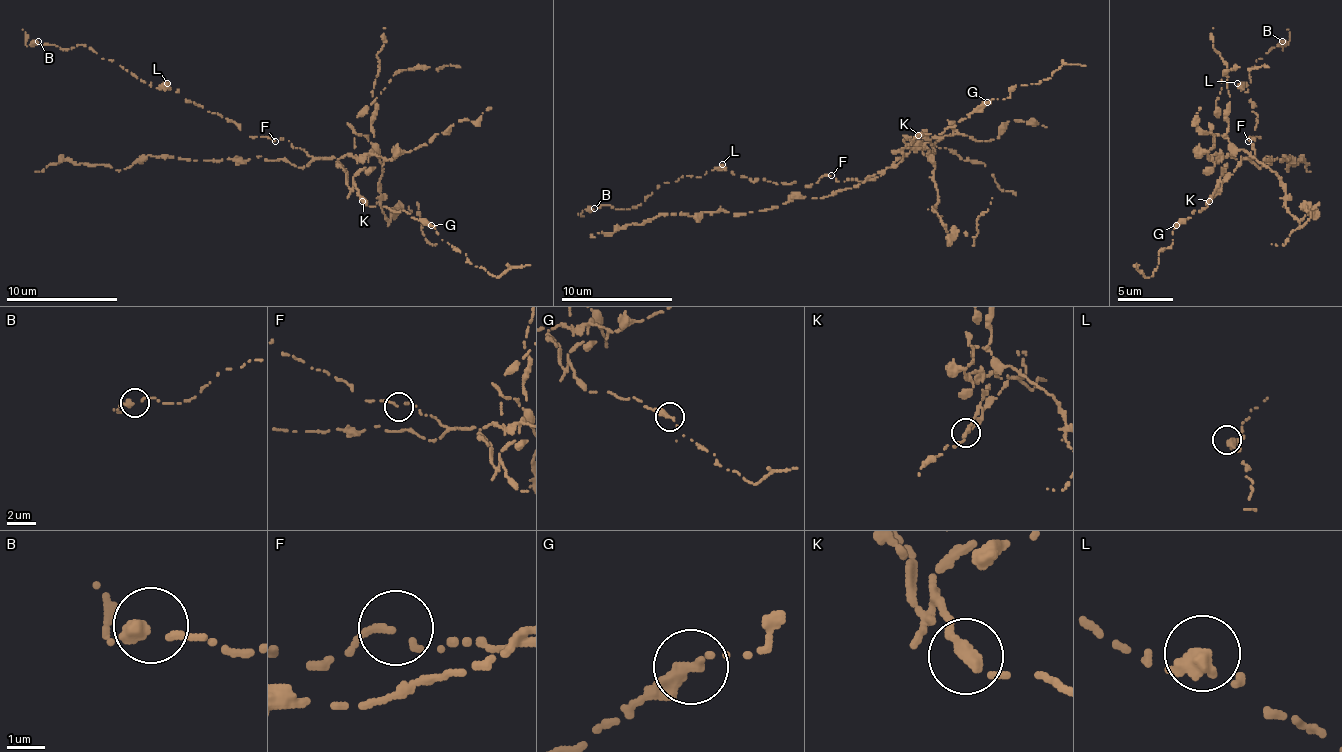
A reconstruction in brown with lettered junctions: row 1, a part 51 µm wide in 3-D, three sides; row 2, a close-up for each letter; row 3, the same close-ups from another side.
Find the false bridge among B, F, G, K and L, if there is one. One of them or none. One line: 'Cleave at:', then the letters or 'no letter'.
Cleave at: K

